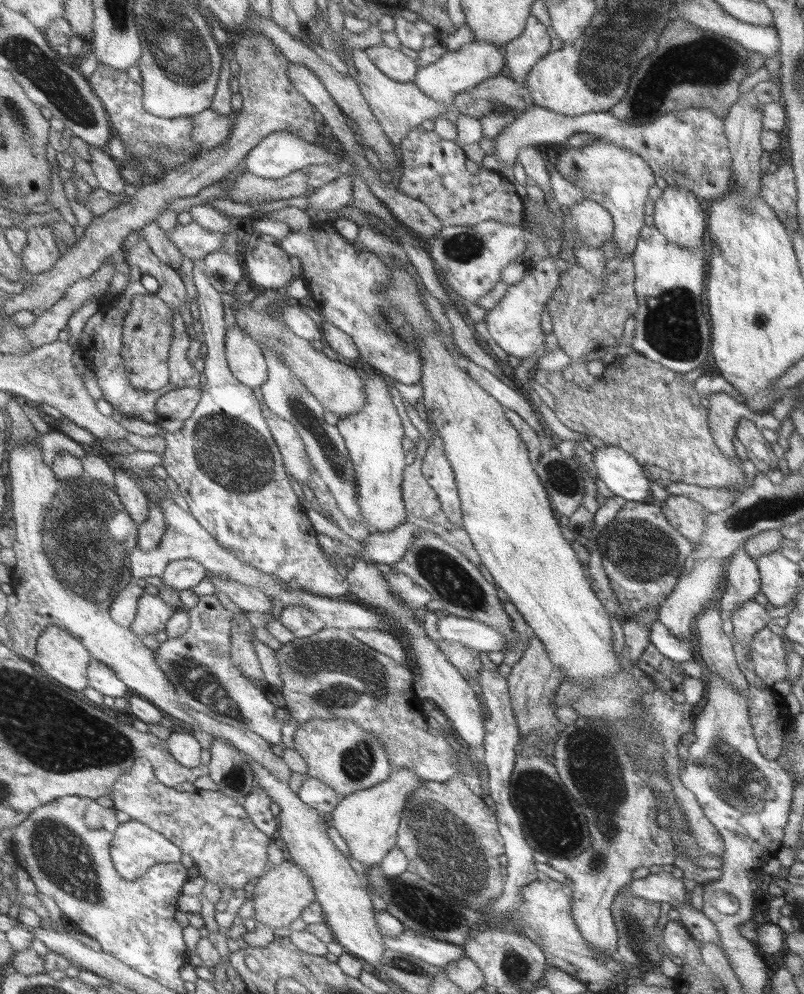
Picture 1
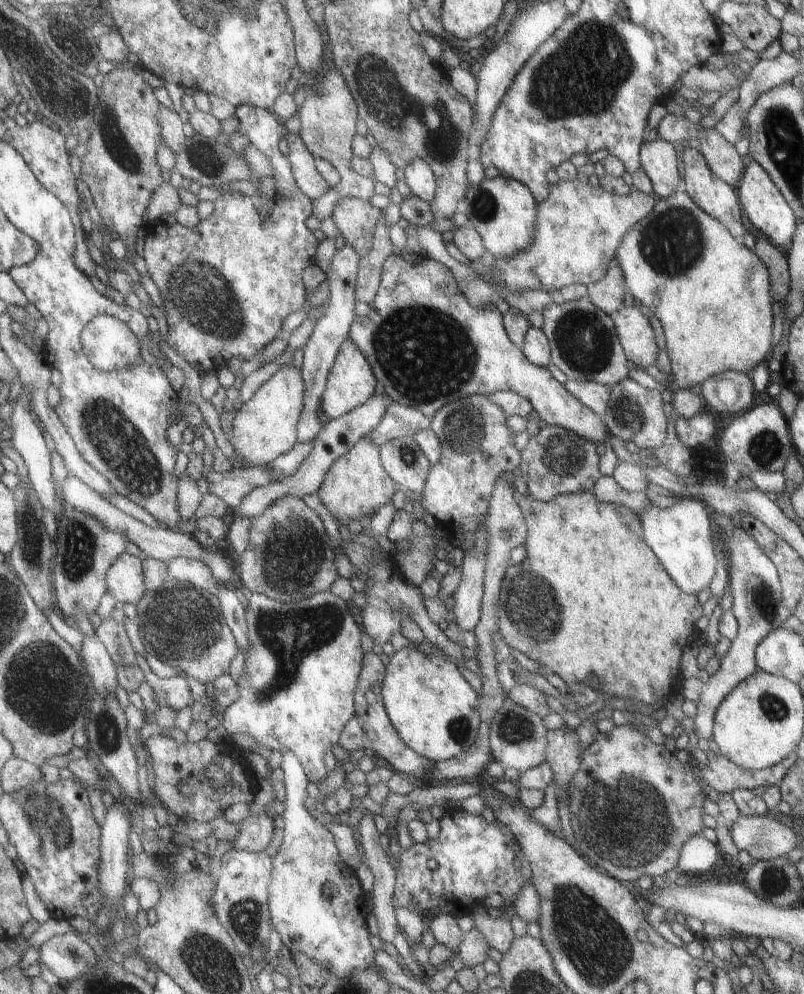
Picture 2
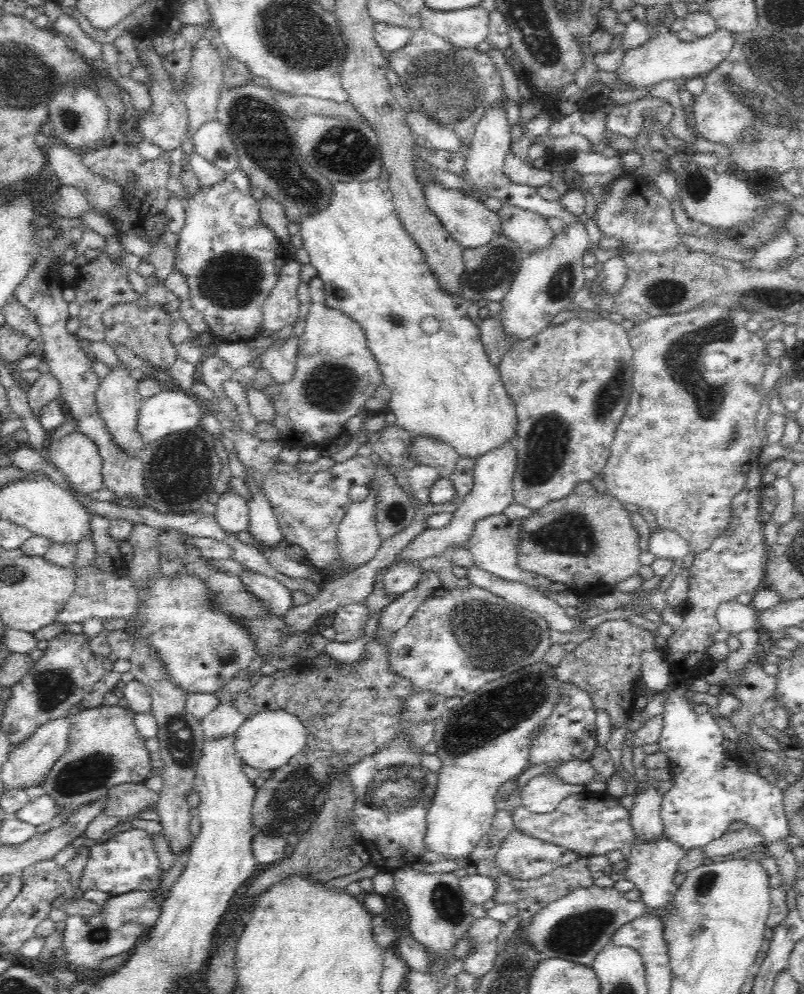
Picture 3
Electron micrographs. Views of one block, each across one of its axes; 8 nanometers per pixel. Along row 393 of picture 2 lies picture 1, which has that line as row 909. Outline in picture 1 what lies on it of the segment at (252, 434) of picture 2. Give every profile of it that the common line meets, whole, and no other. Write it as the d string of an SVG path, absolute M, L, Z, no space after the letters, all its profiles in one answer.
M285 857L282 863L270 866L266 874L258 878L252 901L255 910L252 919L255 924L263 923L279 933L282 928L289 928L289 924L297 918L302 918L304 910L316 902L316 891L307 871Z

